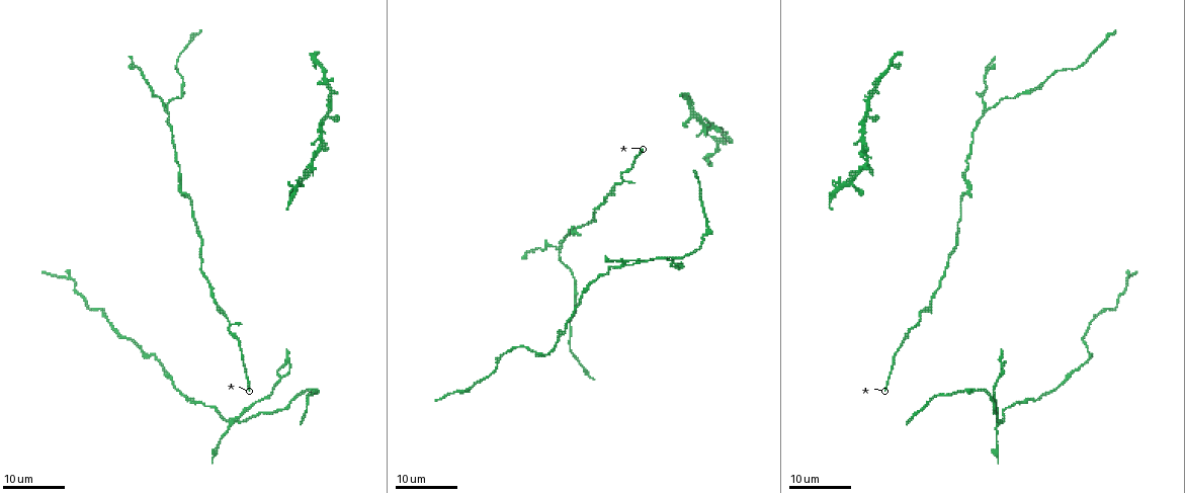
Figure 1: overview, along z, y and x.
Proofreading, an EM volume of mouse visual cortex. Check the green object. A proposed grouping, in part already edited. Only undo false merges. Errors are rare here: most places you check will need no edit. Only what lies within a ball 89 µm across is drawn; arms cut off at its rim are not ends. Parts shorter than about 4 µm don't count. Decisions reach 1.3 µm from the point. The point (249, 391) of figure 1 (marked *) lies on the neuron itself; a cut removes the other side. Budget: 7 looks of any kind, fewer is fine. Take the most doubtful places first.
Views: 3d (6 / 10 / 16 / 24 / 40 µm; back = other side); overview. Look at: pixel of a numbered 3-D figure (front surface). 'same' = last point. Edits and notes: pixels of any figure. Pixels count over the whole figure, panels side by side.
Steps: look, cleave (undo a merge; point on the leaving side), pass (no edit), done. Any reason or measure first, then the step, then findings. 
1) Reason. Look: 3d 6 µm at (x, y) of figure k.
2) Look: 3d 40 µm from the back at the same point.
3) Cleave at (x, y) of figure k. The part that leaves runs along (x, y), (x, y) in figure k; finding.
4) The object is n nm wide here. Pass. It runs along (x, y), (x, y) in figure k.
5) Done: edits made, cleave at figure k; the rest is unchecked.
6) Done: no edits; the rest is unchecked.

Four arms meet. Look: 3d 16 µm at (230, 420) of figure 1.

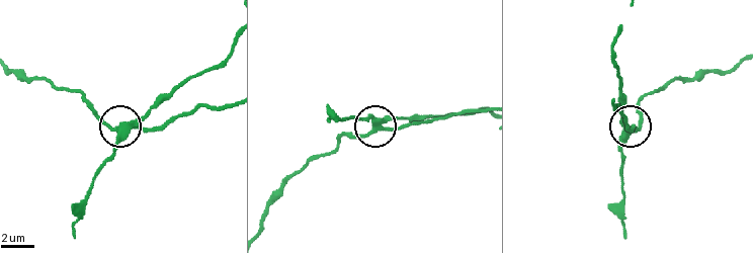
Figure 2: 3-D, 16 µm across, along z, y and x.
Zoom in. Look: 3d 6 µm at (125, 124) of figure 2.

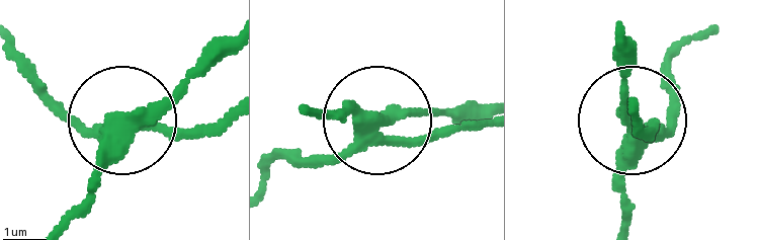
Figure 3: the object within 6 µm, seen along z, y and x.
The side arm is 18 µm long. Cleave at (89, 206) of figure 3. The part that leaves runs along (116, 144), (233, 53) in figure 3; two neurons meet here.

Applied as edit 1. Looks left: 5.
See it whole again. Look: overview.

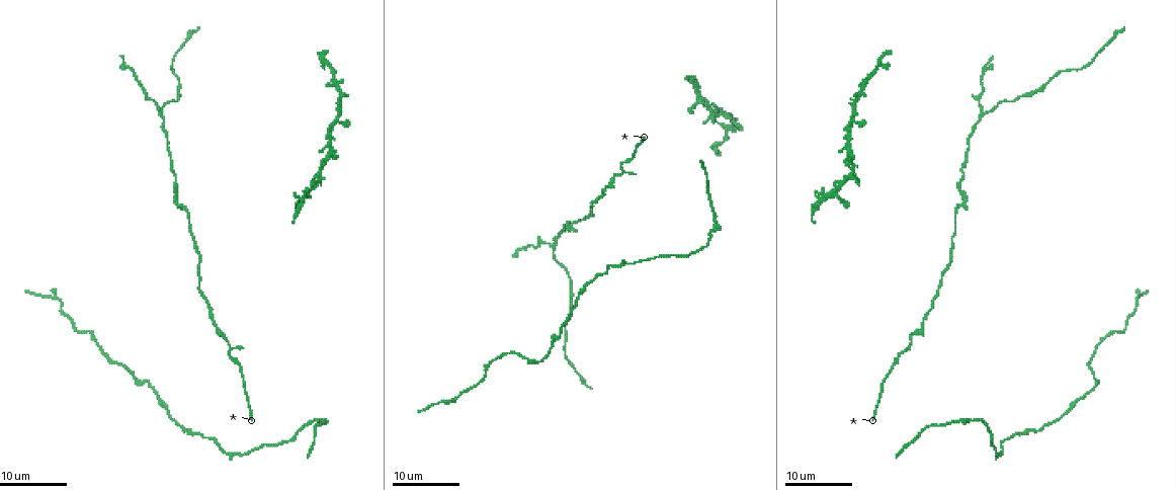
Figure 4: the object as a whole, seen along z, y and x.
Three arms meet. Look: 3d 16 µm at (984, 112) of figure 4.

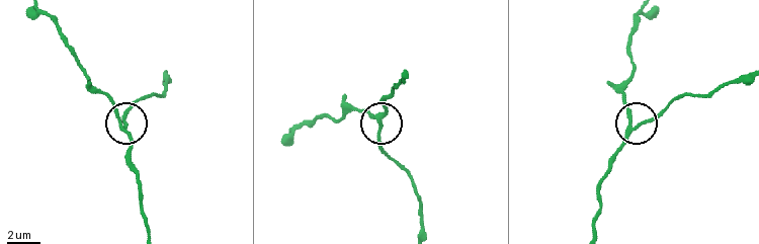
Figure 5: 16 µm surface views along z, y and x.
Look: 3d 6 µm at (380, 121) of figure 5.

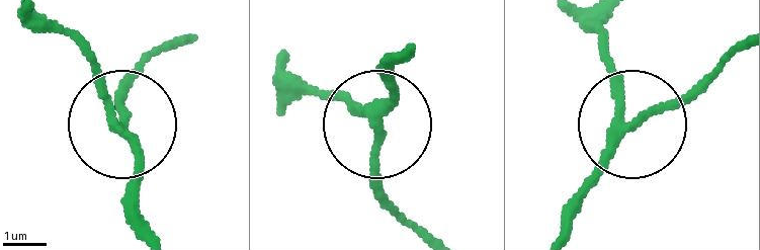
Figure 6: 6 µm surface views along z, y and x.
The object is 200 nm wide here. Pass. It runs along (140, 225), (136, 149), (100, 72), (56, 21) in figure 6; one neuron here.

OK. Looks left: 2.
Sudden change in width. Look: 3d 16 µm at (1098, 382) of figure 4.

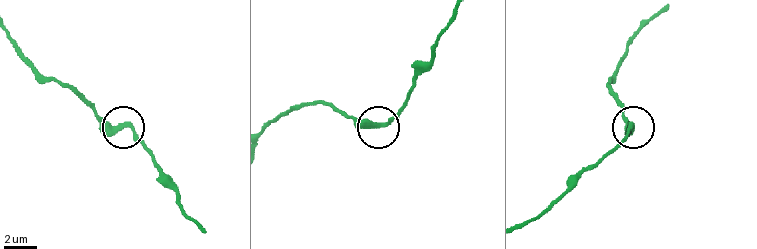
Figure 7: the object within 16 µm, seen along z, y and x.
Look: 3d 10 µm at (382, 123) of figure 7.

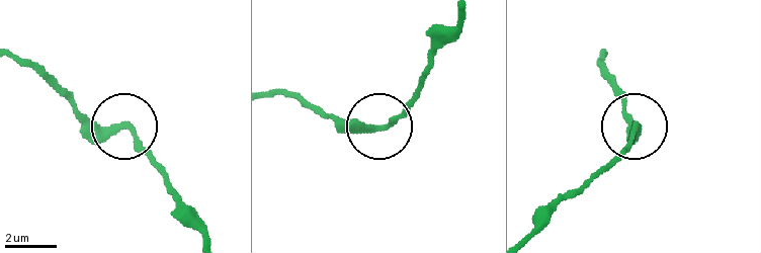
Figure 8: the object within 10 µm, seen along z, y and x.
The object is 220 nm wide here. Pass. All the same neuron.

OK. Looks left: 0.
Done: edits made, cleave at figure 3; the rest is unchecked.

